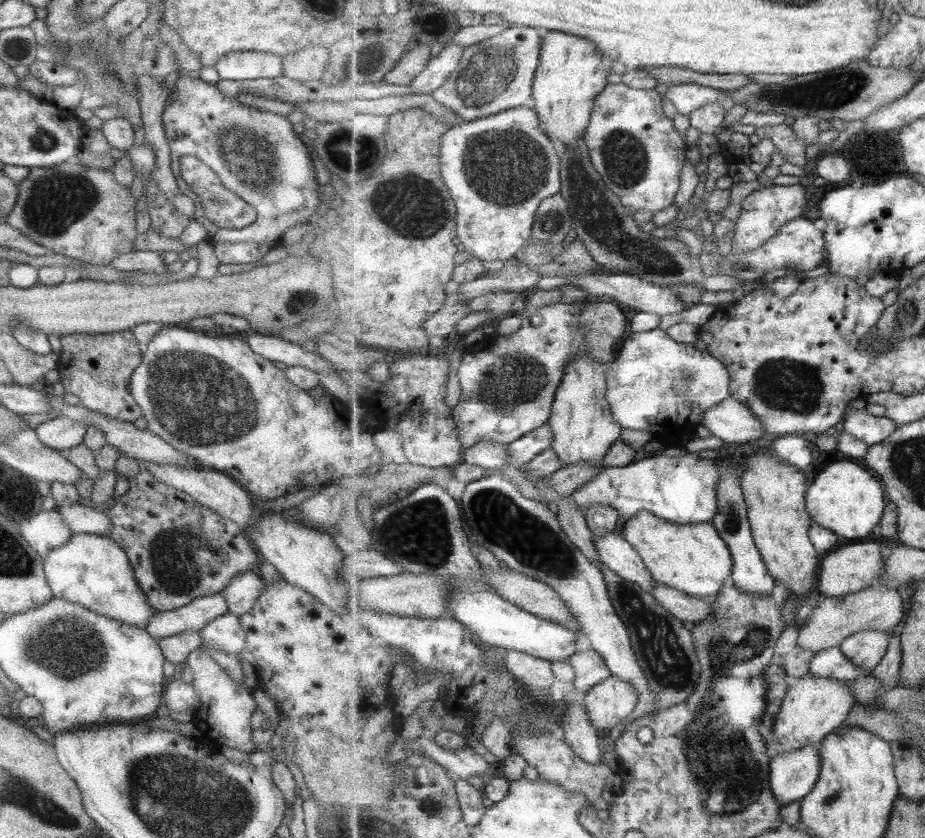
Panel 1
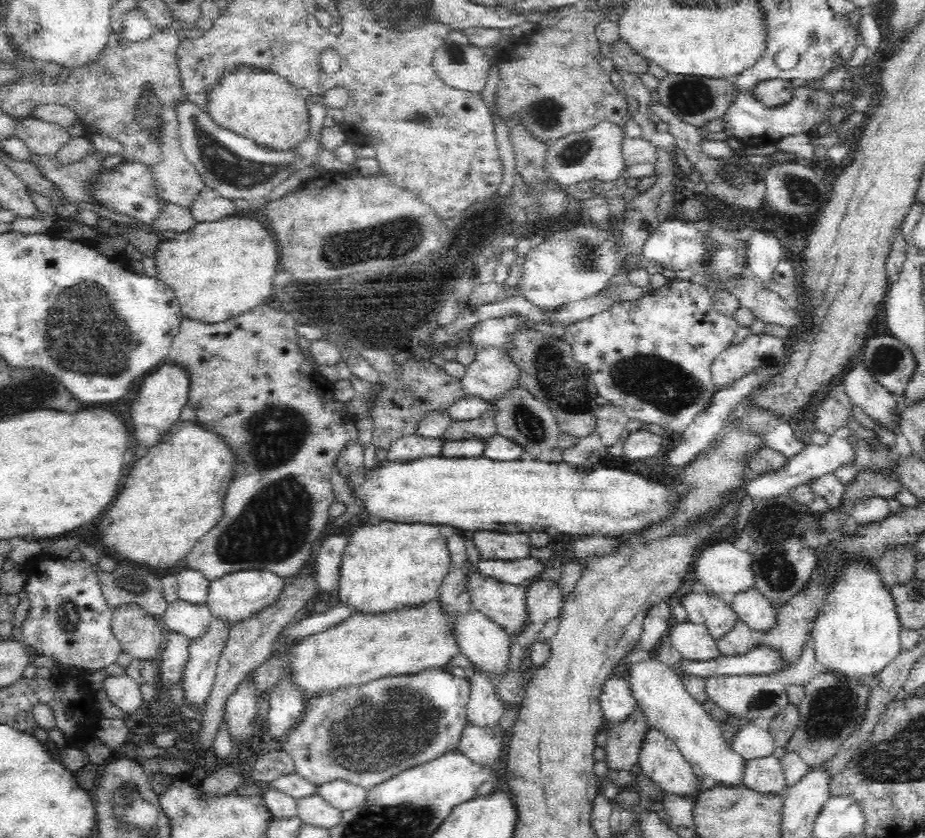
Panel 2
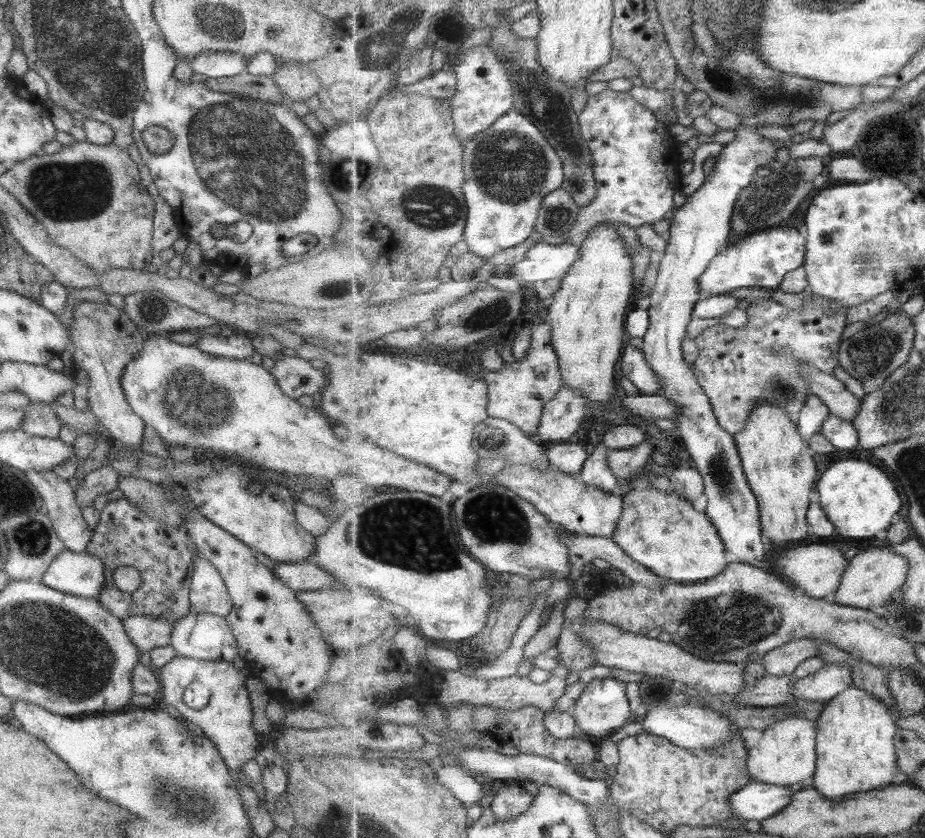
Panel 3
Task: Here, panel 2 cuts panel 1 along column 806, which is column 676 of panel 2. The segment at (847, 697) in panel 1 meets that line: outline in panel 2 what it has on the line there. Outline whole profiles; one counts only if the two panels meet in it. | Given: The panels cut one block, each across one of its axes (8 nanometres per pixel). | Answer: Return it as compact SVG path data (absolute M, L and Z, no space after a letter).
M633 651L627 657L629 664L628 679L630 679L630 689L636 697L636 702L646 713L649 727L662 732L667 738L670 738L680 750L682 757L696 769L699 775L704 778L714 780L716 784L729 788L744 787L744 772L746 771L746 760L737 754L731 744L727 742L723 733L723 724L713 720L710 713L685 689L681 678L678 678L670 668L666 668L664 663L660 662L656 656L635 655Z

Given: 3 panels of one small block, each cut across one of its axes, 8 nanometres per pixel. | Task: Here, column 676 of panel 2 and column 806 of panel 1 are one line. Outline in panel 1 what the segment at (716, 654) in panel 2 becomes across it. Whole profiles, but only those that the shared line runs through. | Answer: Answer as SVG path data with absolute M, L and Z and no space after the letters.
M880 583L853 594L827 597L813 609L810 620L799 629L797 645L815 654L828 648L840 647L845 639L862 630L890 631L893 626L903 622L904 611L908 611L908 606L903 603L899 590Z

